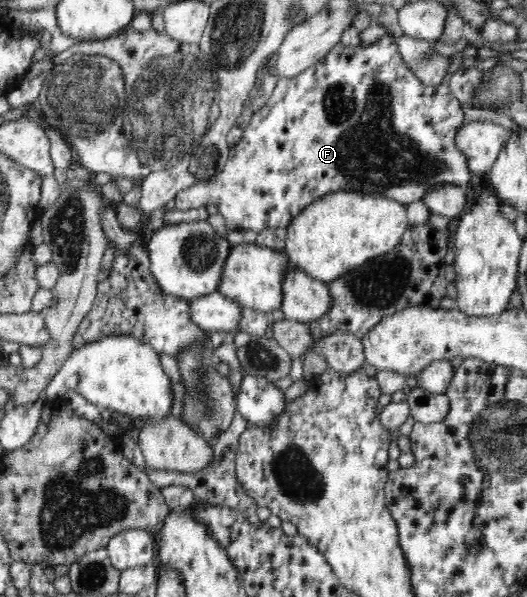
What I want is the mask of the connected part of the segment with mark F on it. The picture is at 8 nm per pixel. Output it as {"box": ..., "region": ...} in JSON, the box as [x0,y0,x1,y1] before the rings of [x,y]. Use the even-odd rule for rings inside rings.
{"box":[175,34,472,234],"region":[[[392,34],[384,36],[382,40],[374,42],[371,45],[354,47],[349,56],[342,57],[340,50],[341,44],[336,44],[328,54],[315,62],[312,66],[300,71],[293,77],[280,77],[272,92],[268,102],[252,113],[250,122],[243,129],[241,139],[229,150],[224,168],[208,182],[200,182],[190,186],[188,189],[180,190],[175,197],[177,210],[188,211],[194,208],[206,208],[209,205],[218,207],[219,213],[226,221],[228,231],[246,233],[254,232],[256,234],[268,228],[288,228],[292,222],[301,214],[302,210],[308,209],[313,202],[320,201],[327,195],[344,191],[344,193],[370,194],[384,197],[386,199],[400,202],[400,205],[410,205],[412,201],[424,200],[424,198],[439,187],[448,185],[456,186],[464,191],[467,190],[472,182],[472,173],[468,167],[468,157],[466,153],[458,147],[456,136],[458,130],[464,125],[464,114],[462,105],[452,95],[450,87],[440,83],[438,86],[425,85],[420,79],[410,71],[402,62],[401,56],[397,51],[396,39]]]}

